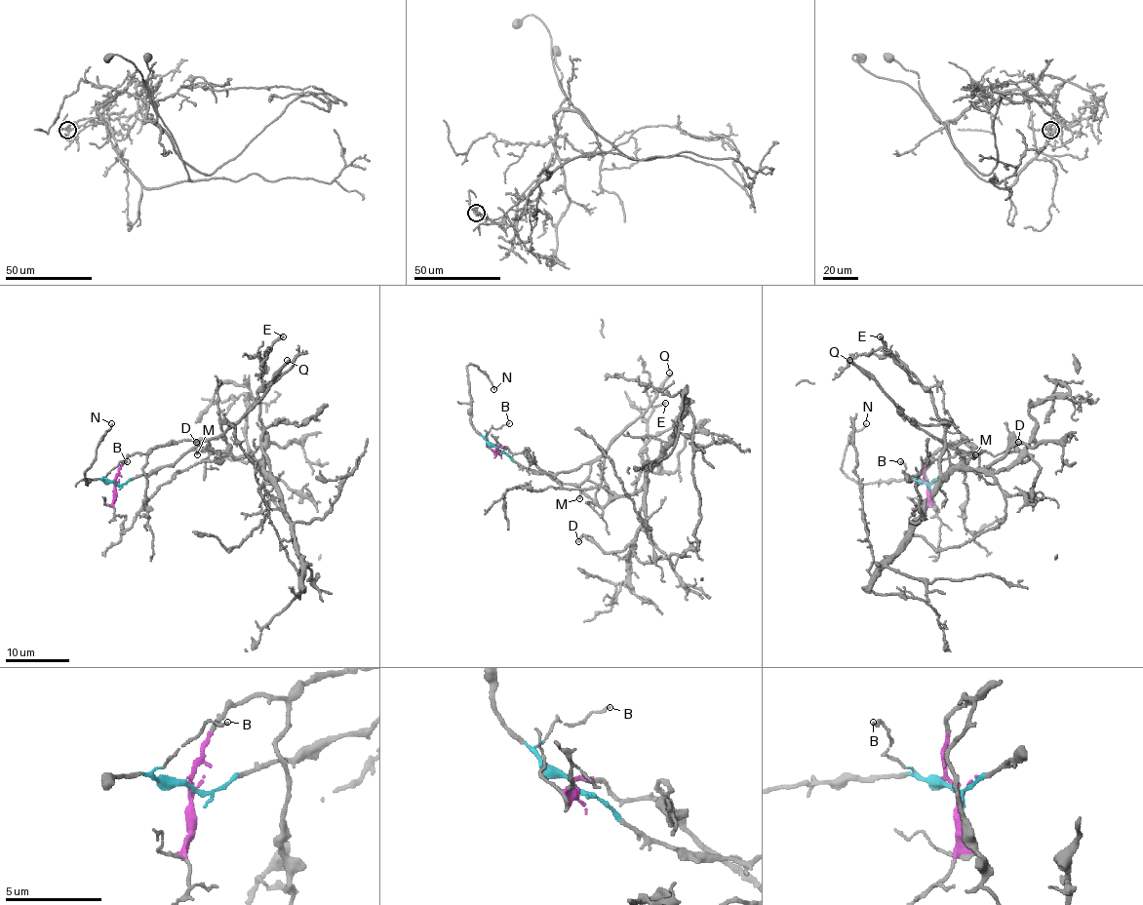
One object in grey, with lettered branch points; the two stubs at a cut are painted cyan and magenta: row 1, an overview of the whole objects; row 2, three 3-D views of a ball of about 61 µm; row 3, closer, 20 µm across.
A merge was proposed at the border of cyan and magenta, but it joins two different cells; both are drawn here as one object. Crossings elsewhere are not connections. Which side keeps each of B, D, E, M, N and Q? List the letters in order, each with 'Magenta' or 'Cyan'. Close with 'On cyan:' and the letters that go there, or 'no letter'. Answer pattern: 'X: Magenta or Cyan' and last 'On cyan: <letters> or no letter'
B: Cyan
D: Magenta
E: Magenta
M: Cyan
N: Cyan
Q: Cyan
On cyan: B, M, N, Q

